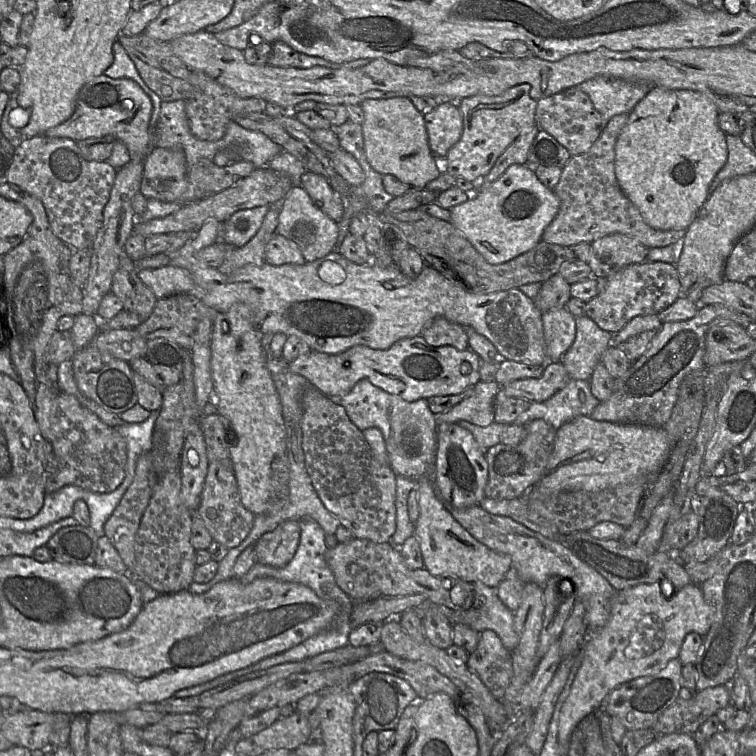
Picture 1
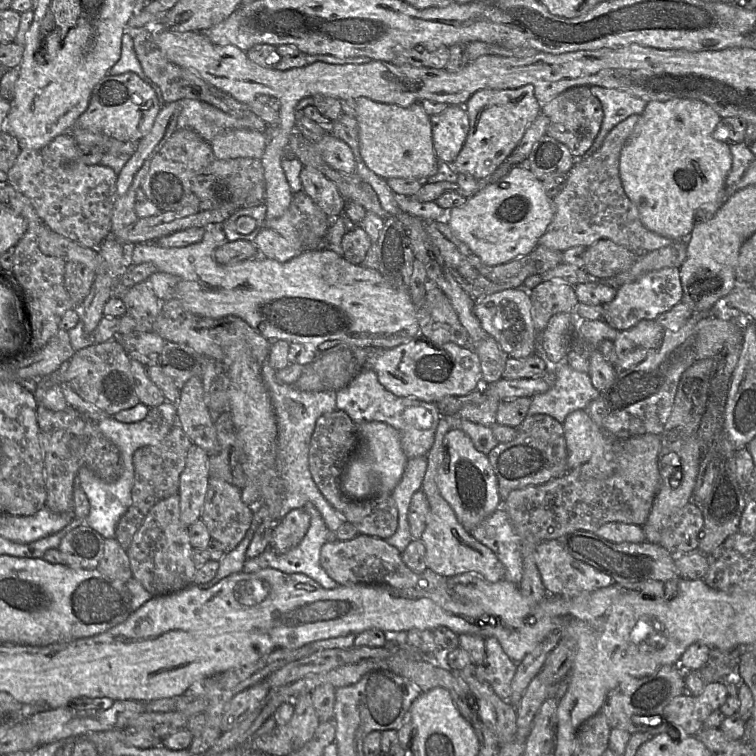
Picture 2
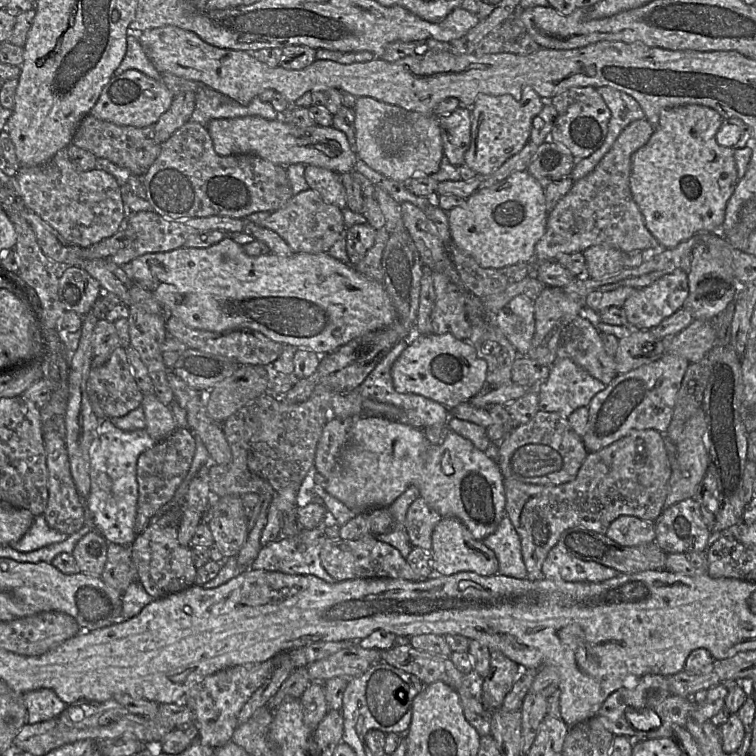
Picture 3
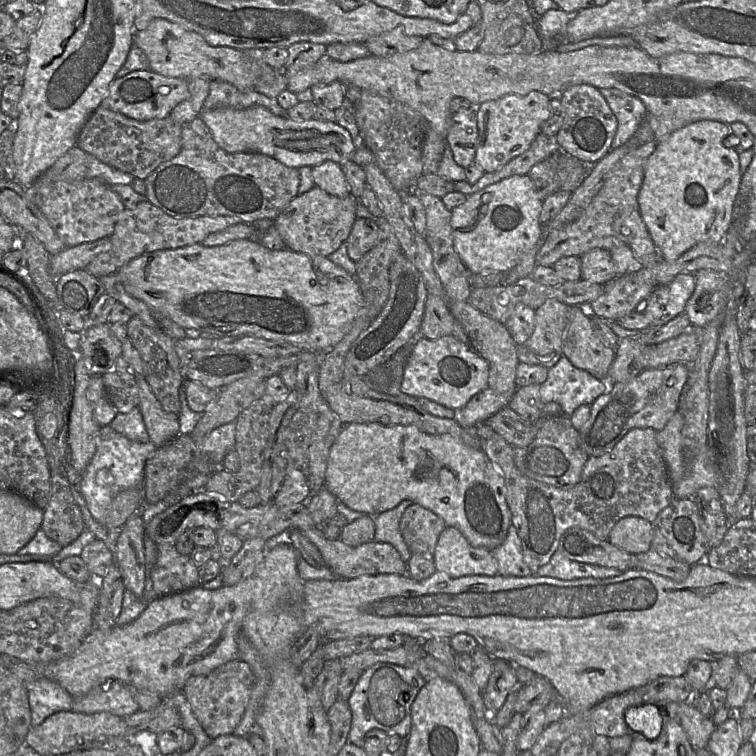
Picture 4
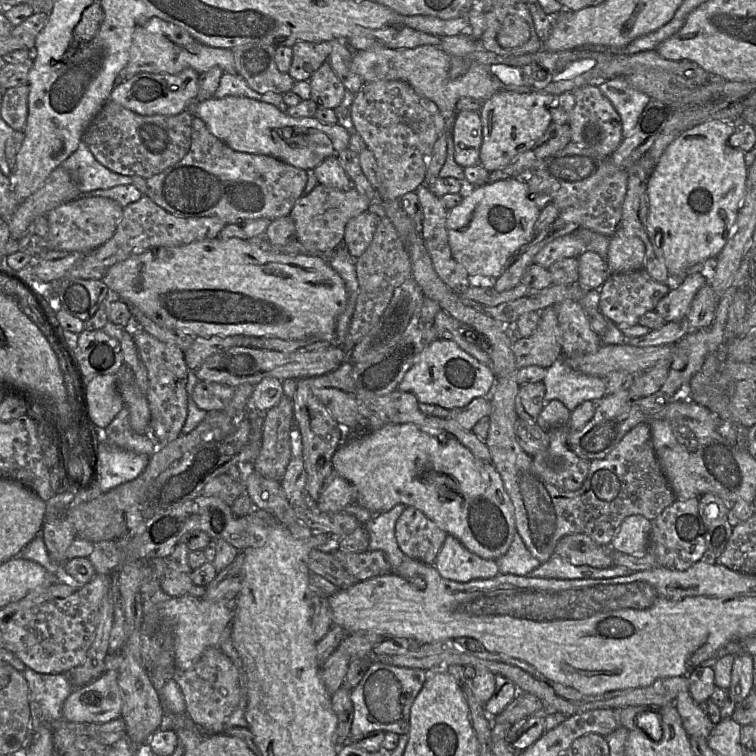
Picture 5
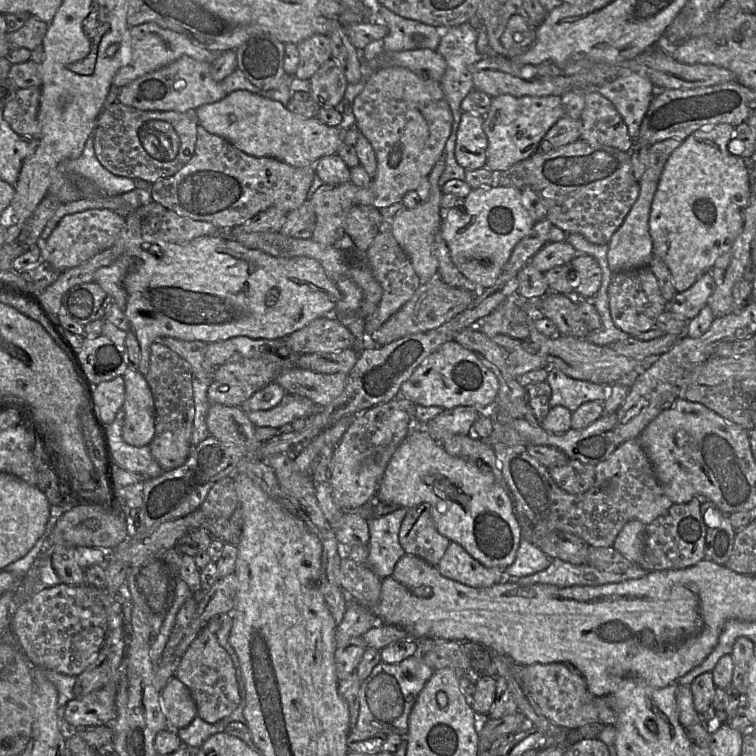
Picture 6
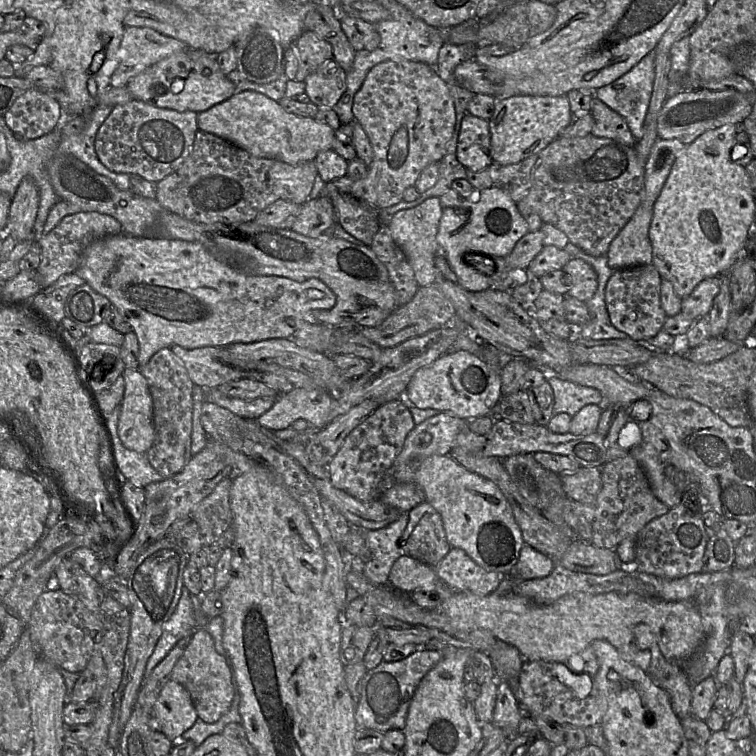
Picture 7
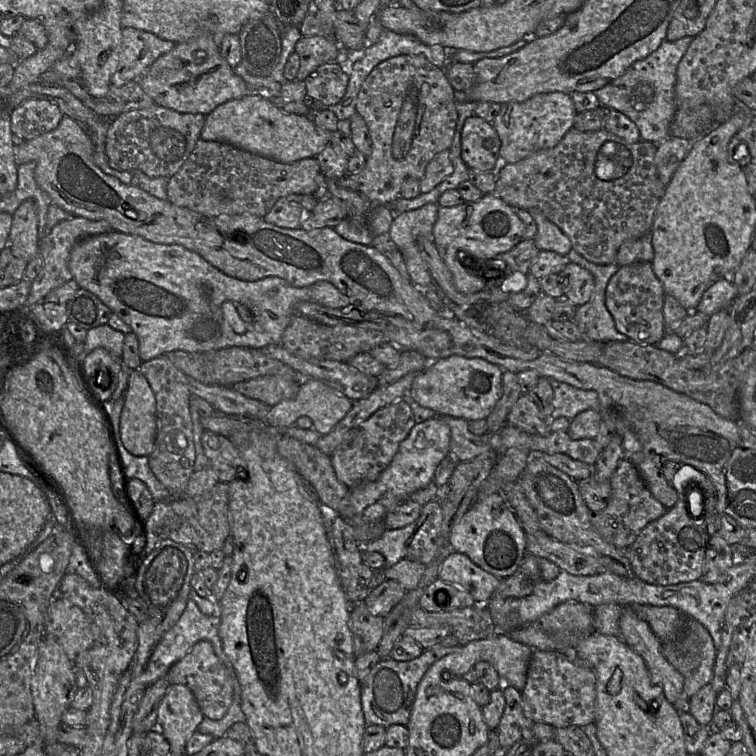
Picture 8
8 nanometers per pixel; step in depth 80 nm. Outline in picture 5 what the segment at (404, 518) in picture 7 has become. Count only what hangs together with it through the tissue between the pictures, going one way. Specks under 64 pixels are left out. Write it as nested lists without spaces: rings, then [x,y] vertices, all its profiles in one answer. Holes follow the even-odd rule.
[[[352,503],[344,510],[365,525],[369,533],[369,550],[383,551],[393,571],[407,557],[400,549],[395,535],[397,520],[406,507],[404,504],[397,504],[389,511],[374,514],[361,505]]]

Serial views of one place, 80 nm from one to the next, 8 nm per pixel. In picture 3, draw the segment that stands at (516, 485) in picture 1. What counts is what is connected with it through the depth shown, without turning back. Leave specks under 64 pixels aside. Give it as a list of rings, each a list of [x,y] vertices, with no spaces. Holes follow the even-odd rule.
[[[538,411],[524,425],[517,426],[498,444],[497,464],[504,479],[512,479],[527,484],[560,485],[574,480],[588,455],[582,438],[571,428],[568,419],[555,412]]]

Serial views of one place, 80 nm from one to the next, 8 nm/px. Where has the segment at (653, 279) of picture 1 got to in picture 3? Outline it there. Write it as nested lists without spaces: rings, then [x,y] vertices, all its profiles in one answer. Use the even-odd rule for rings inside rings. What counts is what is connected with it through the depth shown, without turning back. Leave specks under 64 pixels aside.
[[[676,269],[672,273],[662,276],[648,286],[636,288],[622,306],[629,324],[626,327],[650,330],[658,326],[665,318],[683,307],[688,293],[687,272],[681,269]]]

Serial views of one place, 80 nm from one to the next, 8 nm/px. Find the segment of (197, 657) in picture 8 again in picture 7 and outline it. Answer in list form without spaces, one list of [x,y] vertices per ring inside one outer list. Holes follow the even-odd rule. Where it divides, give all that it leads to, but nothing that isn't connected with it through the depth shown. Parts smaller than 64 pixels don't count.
[[[203,628],[191,636],[184,653],[174,665],[170,680],[180,683],[187,689],[198,718],[206,723],[218,721],[231,707],[234,698],[231,665],[216,651],[213,637]]]

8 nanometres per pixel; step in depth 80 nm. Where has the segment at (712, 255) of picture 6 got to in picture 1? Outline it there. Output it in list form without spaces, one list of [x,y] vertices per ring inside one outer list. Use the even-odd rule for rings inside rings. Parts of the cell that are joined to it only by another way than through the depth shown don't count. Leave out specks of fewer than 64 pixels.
[[[651,86],[645,97],[628,114],[628,121],[621,130],[615,144],[615,175],[624,195],[637,207],[643,220],[659,230],[686,230],[698,215],[698,211],[709,197],[709,186],[716,174],[725,165],[728,157],[726,134],[718,125],[719,111],[716,105],[703,93],[688,89],[666,89]]]

